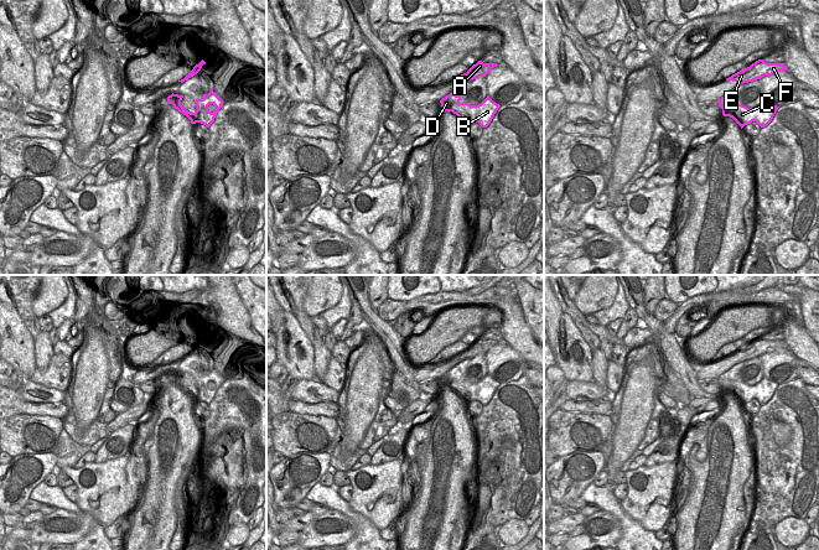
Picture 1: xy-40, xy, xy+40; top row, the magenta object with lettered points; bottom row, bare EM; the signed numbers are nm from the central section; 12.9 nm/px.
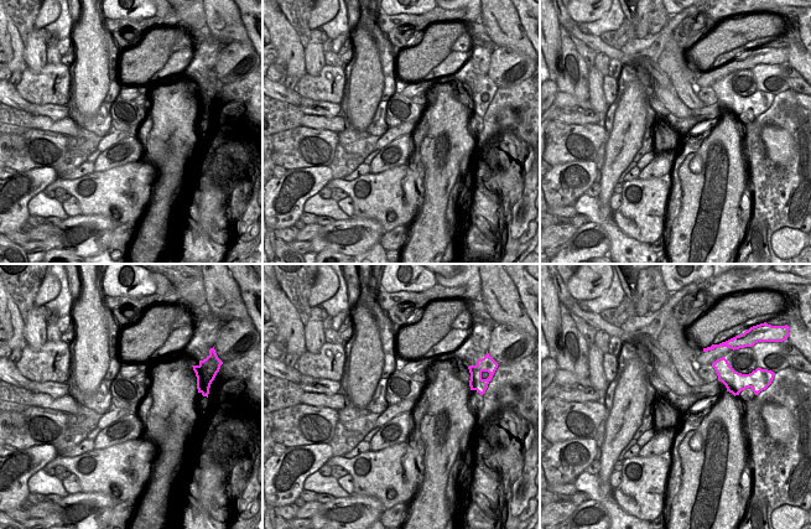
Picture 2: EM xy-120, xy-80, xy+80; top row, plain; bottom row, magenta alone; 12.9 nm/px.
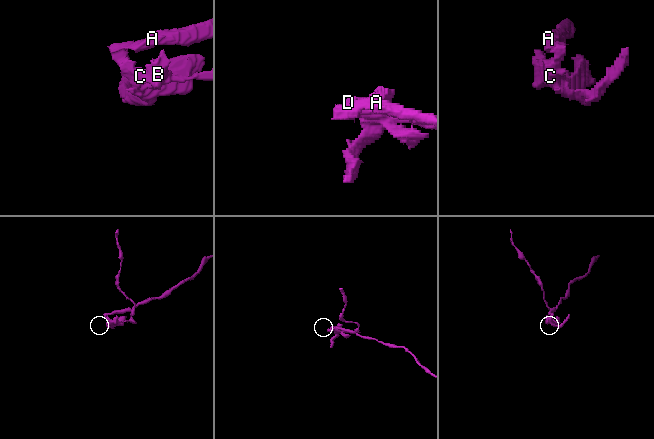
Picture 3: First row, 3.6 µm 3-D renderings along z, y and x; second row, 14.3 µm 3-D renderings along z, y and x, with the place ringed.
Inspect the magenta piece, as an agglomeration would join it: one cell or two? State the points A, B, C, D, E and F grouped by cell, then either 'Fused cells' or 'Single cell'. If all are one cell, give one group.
Groups: A E F / B C D. Fused cells

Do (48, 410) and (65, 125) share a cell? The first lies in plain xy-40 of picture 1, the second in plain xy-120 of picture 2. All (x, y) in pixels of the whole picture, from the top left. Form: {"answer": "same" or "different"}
{"answer": "same"}

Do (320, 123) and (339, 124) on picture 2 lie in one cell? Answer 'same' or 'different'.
same

